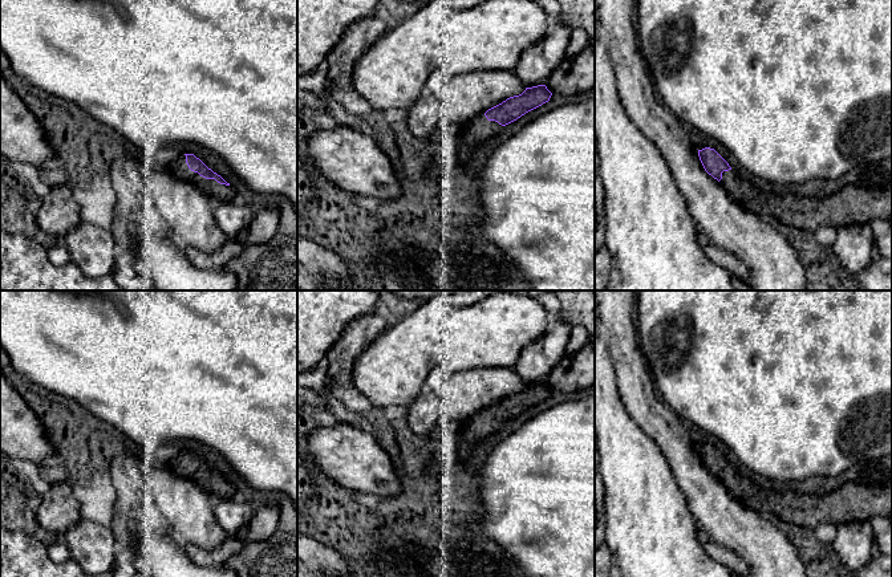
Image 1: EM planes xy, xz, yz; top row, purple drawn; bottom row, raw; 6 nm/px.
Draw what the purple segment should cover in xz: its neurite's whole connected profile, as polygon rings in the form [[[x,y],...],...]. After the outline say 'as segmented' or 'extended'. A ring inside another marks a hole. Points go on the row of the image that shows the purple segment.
[[[546,85],[526,88],[522,94],[507,98],[463,125],[457,133],[461,167],[469,160],[475,146],[483,145],[506,125],[548,102],[551,96]]] | extended

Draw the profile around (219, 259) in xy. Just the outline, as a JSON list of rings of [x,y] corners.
[[[228,237],[227,243],[214,253],[204,253],[190,245],[183,252],[190,263],[200,269],[222,269],[242,252],[244,245],[236,237]]]

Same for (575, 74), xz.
[[[588,45],[575,57],[564,57],[546,82],[547,89],[564,96],[581,94],[595,86],[595,50]]]

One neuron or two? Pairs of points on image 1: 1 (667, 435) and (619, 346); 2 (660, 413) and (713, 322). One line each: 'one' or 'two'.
1: one
2: two

